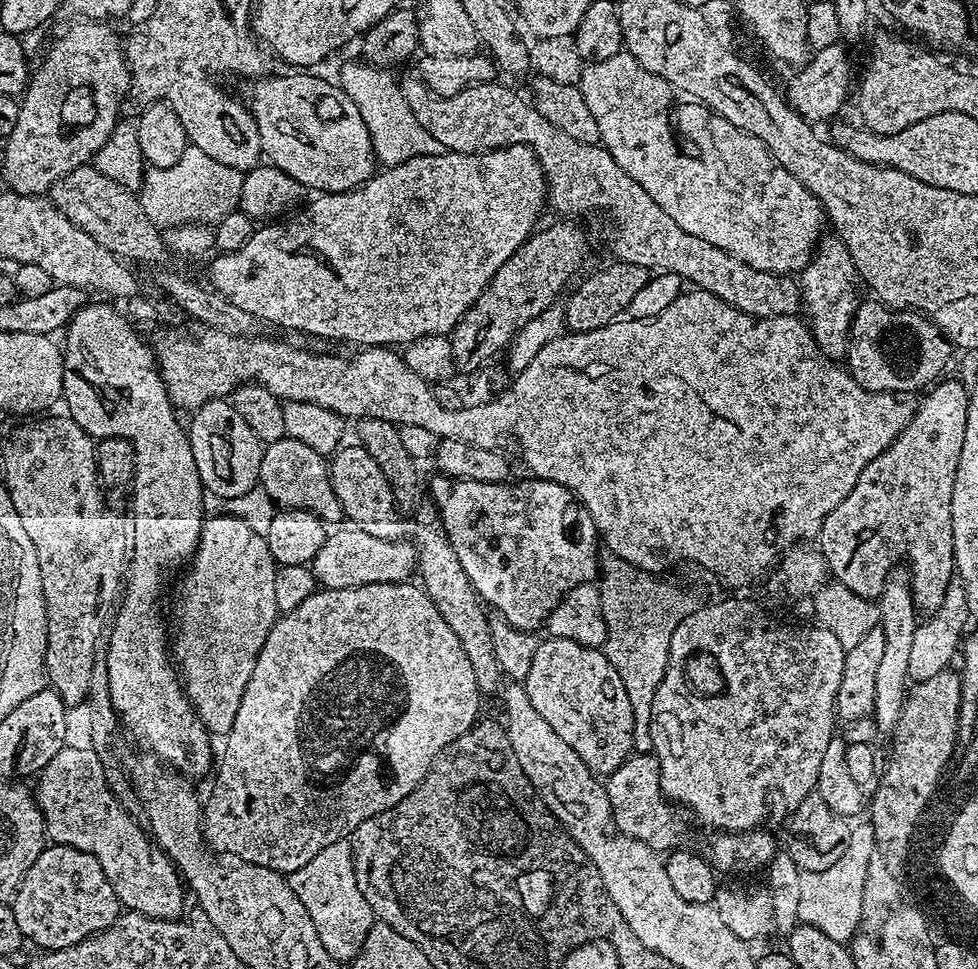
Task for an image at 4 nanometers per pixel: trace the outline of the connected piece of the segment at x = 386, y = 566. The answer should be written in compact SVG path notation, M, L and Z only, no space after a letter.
M337 527L337 532L333 531L314 554L310 567L320 588L350 590L358 586L370 586L374 582L403 584L417 571L416 548L411 539L374 538L374 534L366 534L366 530L347 527Z

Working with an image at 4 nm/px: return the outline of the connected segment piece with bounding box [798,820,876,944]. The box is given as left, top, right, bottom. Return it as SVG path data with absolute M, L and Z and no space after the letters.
M870 820L855 823L851 830L850 843L833 866L822 871L801 872L800 899L798 901L799 921L822 930L830 938L847 943L855 937L861 925L863 894L872 852L876 848L874 826Z

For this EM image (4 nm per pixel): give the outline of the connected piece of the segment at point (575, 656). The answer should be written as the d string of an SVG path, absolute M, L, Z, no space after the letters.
M557 636L541 639L534 650L534 662L530 662L530 674L526 674L522 683L526 694L530 694L534 710L550 722L558 738L562 738L562 742L566 742L566 746L570 746L570 750L574 750L574 754L578 754L578 758L582 758L582 762L586 762L588 769L597 777L606 778L633 755L632 743L638 731L634 710L630 706L626 686L622 686L622 678L618 678L618 670L614 670L600 648L587 648Z

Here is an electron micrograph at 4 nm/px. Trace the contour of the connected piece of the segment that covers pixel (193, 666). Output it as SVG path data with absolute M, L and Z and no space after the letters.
M227 514L209 515L205 519L196 553L192 555L190 567L183 573L184 581L180 584L176 632L174 628L174 660L188 699L211 735L225 736L234 724L246 683L254 674L254 662L258 662L262 642L266 642L266 634L270 634L276 621L278 609L274 602L274 578L277 567L267 539L261 533L250 530L246 522Z

